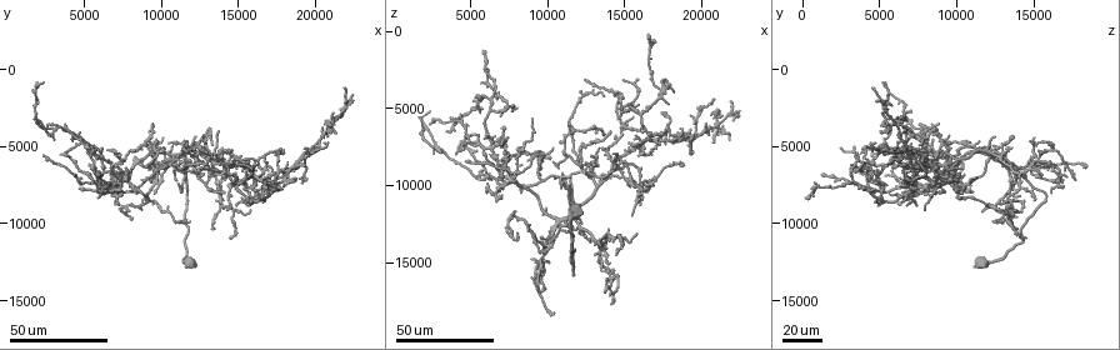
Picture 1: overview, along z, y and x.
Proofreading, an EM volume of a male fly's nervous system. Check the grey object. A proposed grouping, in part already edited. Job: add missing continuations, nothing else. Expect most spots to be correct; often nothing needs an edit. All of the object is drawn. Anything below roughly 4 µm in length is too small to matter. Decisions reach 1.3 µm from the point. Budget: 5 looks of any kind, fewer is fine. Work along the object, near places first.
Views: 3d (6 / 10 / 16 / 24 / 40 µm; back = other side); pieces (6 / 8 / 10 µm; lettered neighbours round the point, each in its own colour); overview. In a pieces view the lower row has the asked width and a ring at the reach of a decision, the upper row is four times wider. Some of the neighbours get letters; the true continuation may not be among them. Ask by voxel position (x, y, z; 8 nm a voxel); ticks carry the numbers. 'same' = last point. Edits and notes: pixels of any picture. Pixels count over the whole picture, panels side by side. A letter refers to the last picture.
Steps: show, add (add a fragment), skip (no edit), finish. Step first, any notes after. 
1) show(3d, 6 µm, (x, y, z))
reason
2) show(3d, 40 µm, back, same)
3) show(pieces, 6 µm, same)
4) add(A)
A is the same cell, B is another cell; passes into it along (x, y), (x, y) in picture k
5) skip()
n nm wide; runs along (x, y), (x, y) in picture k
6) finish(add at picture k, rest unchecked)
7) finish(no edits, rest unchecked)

show(3d, 40 µm, (21400, 3000, 5200))
branch stops here

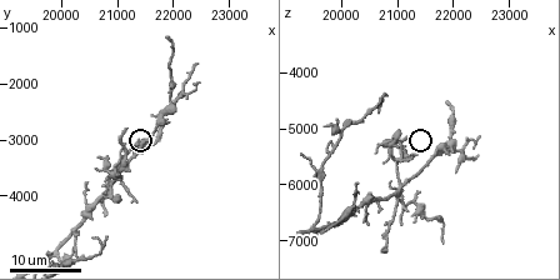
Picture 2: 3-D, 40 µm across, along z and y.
show(pieces, 10 µm, (21100, 2800, 5200))

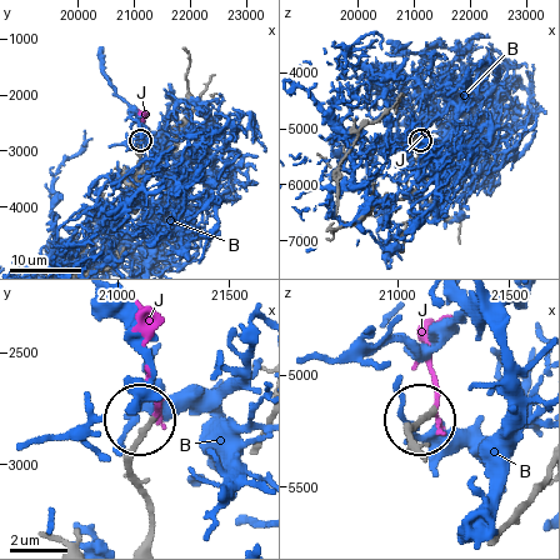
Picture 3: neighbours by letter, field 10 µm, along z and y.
add(J)
J is the same cell, B is another cell; passes into it along (144, 496), (130, 455), (159, 403), (151, 376) in picture 3; it goes on there

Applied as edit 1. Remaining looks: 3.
show(3d, 24 µm, (20750, 4350, 7200))
an open end

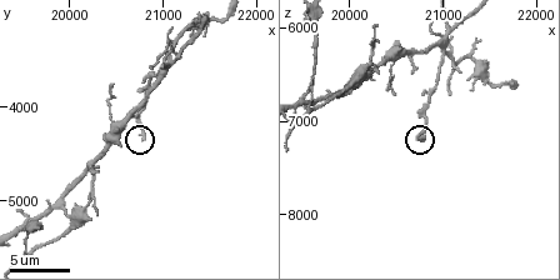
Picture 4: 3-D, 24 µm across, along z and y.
show(pieces, 6 µm, (20800, 4350, 7200))

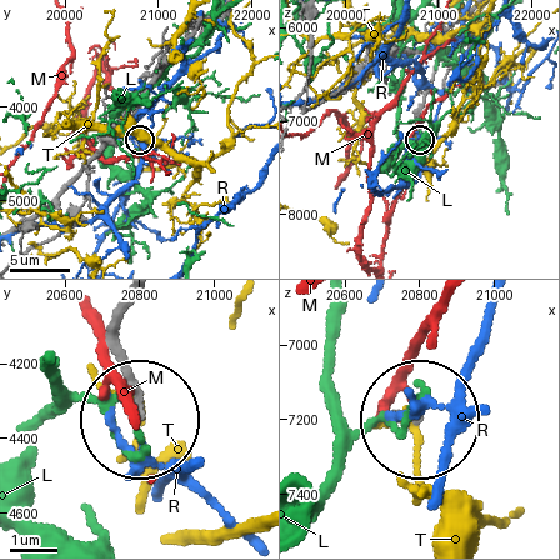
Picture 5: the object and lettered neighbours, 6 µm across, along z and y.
skip()
L, M, R and T are other cells; no lettered fragment goes on from it

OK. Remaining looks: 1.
finish(add at picture 3, rest unchecked)

